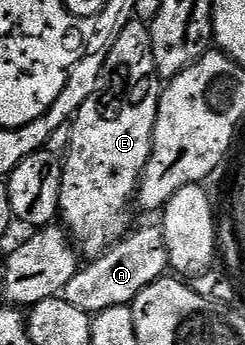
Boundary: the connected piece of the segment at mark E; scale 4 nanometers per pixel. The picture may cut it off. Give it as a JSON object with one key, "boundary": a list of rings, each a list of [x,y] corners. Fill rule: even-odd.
{"boundary":[[[137,18],[127,19],[114,39],[102,71],[98,73],[96,90],[74,115],[70,147],[62,160],[62,189],[58,211],[61,219],[66,219],[65,227],[83,257],[95,258],[102,255],[131,231],[130,204],[132,208],[132,201],[138,191],[138,180],[152,150],[159,99],[160,77],[152,58],[149,23]]]}

